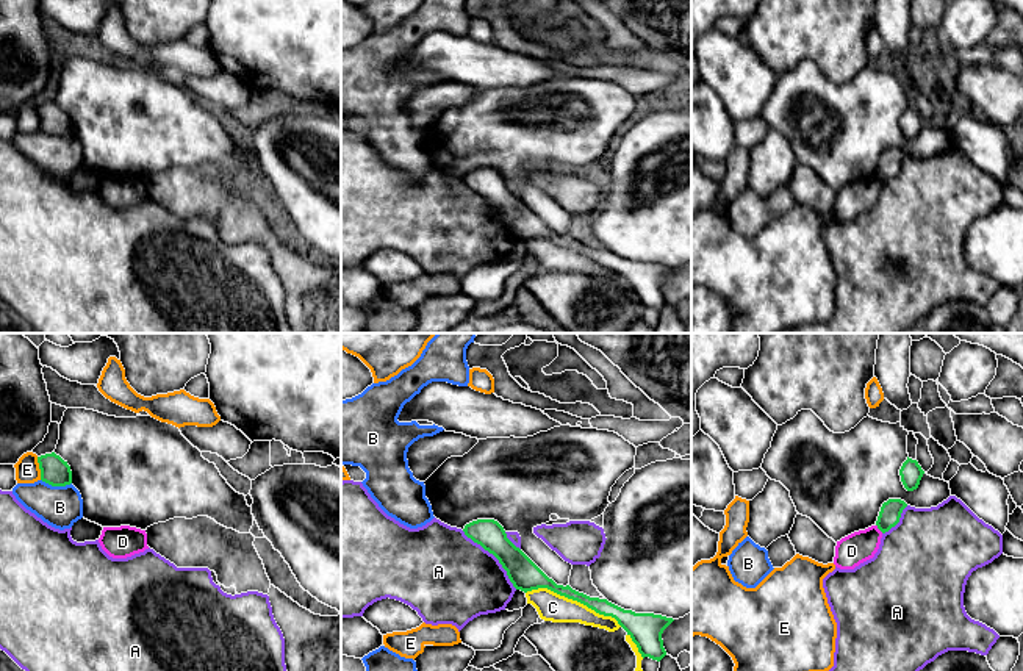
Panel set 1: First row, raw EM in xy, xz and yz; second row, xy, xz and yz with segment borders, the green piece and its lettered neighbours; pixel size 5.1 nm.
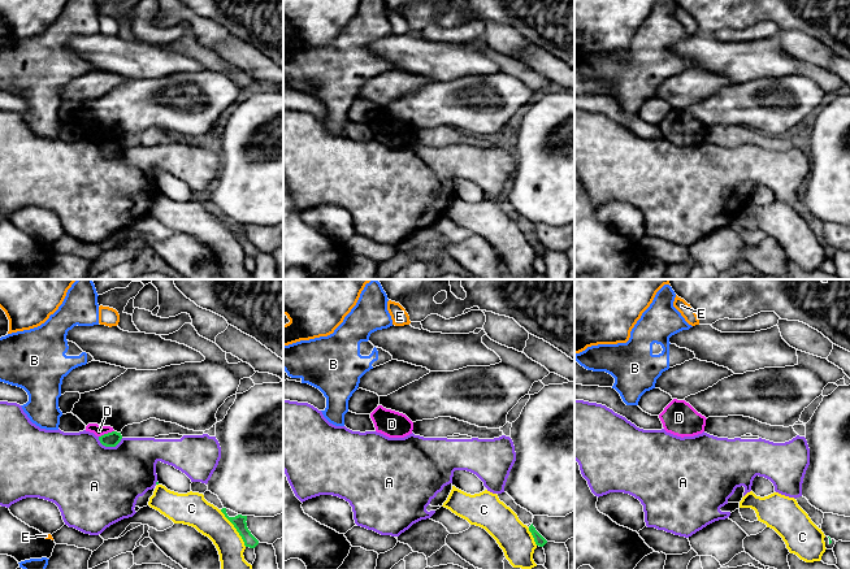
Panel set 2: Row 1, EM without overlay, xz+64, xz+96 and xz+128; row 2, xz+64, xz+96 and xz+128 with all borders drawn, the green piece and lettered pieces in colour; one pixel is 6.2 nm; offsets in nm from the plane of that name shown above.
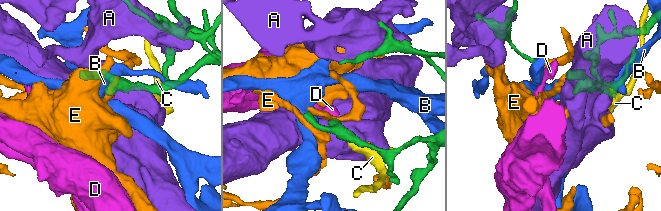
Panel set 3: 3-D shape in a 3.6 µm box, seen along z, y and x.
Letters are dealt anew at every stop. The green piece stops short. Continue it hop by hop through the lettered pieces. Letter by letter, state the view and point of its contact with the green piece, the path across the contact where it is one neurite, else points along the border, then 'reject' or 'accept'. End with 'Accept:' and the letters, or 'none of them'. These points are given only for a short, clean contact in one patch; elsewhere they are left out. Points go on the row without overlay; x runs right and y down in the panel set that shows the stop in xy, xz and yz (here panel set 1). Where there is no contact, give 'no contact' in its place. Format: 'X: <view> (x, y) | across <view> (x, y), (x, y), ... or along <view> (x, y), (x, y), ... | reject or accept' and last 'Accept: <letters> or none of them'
A: xz (495, 205) | reject
B: xy (57, 135) | reject
C: xz (574, 249) | reject
D: yz (879, 179) | along yz (876, 174), (883, 182) | reject
E: xy (39, 118) | along xy (36, 107), (41, 129) | reject
Accept: none of them

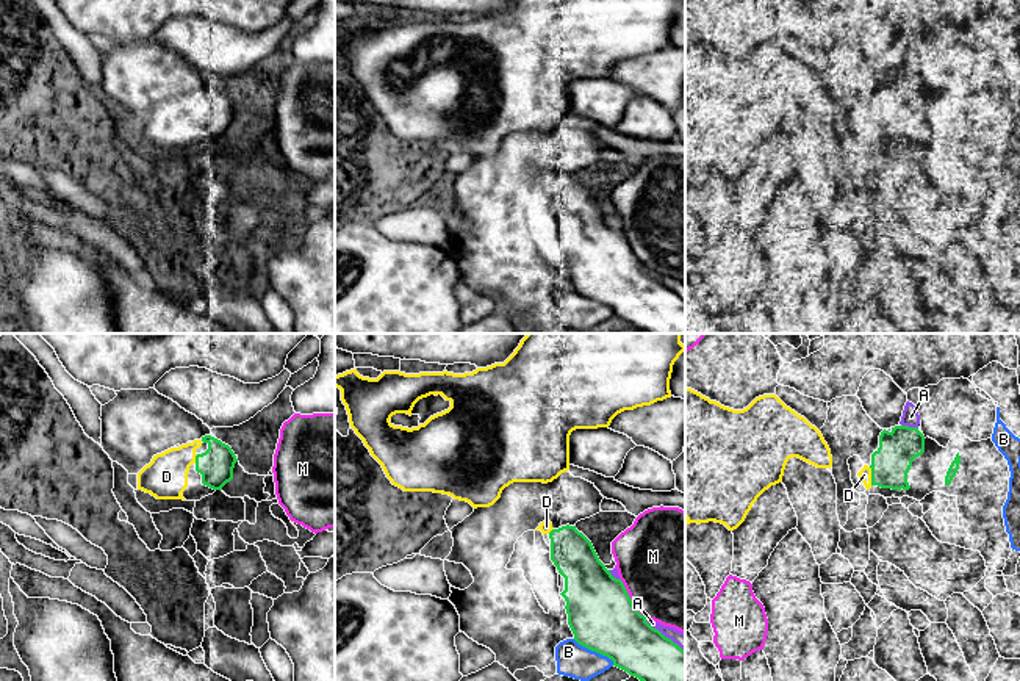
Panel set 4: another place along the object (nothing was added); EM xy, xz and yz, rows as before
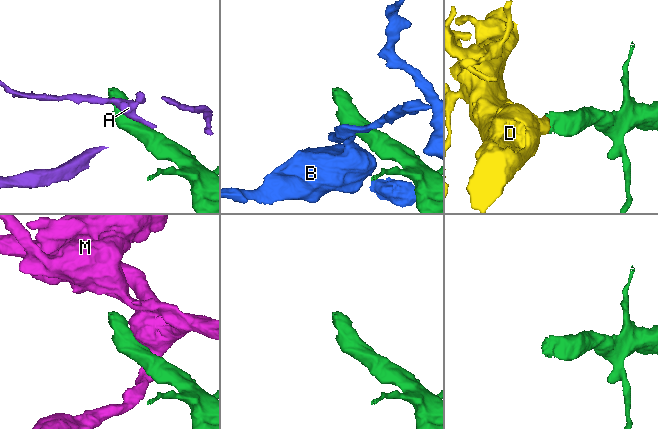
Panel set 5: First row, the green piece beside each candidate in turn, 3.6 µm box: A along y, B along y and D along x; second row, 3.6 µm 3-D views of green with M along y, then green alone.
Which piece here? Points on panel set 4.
A: yz (908, 75) | reject
B: xz (595, 299) | reject
D: yz (872, 126) | accept
M: xz (629, 248) | reject
Accept: D

